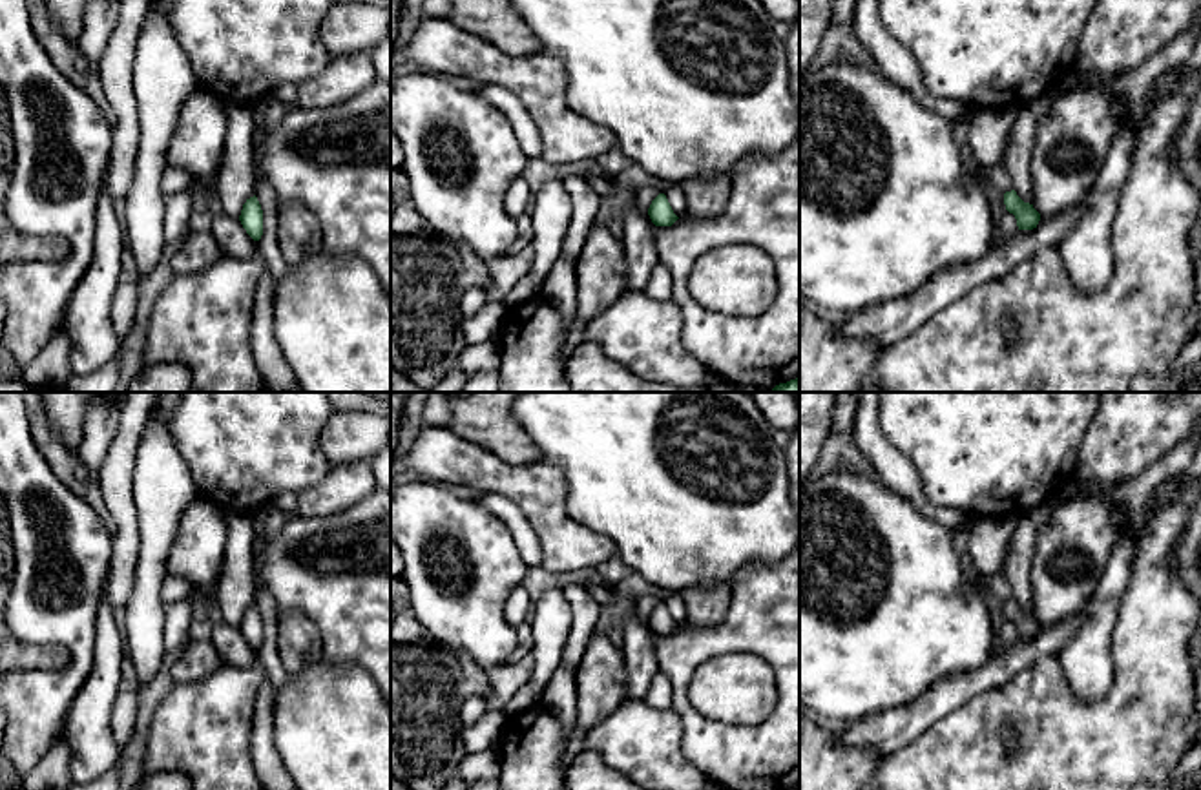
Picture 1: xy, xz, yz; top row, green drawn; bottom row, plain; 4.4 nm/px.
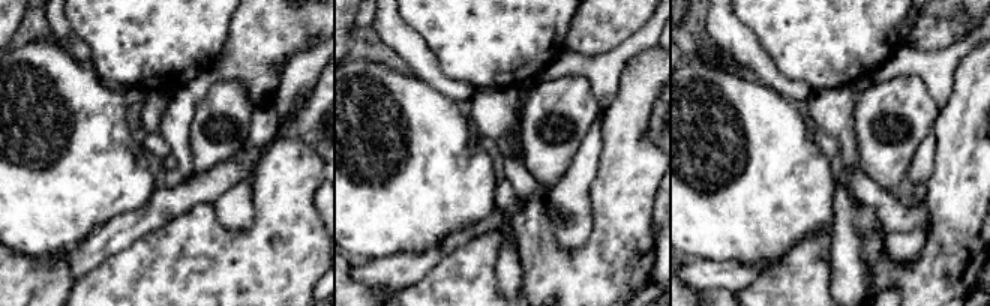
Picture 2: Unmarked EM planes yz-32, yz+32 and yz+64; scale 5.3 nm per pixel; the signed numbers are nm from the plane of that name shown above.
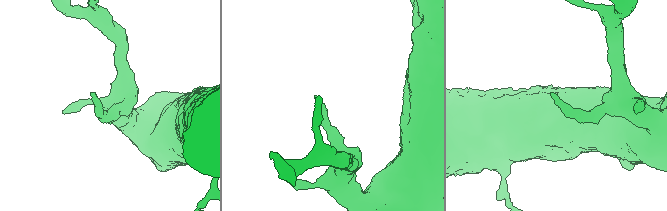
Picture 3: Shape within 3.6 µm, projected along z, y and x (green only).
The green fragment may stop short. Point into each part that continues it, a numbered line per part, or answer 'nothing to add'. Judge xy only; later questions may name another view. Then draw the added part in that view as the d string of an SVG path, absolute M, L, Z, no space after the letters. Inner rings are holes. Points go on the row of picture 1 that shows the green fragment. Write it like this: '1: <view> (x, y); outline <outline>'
nothing to add

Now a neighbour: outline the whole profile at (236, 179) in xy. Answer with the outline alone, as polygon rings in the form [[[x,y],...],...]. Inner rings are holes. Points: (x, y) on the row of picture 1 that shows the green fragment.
[[[221,100],[221,104],[226,111],[226,140],[214,192],[223,203],[223,212],[239,219],[243,204],[256,192],[256,117],[250,104],[228,100]]]

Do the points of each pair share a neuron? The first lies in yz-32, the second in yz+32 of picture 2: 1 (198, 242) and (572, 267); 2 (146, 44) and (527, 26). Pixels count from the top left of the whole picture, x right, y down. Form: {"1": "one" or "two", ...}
{"1": "one", "2": "one"}

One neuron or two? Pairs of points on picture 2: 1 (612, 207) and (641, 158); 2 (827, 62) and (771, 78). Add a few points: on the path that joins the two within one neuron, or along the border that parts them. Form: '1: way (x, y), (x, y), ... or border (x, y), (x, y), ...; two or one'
1: way (623, 195), (630, 170); one
2: border (762, 47), (785, 75), (801, 80), (812, 90); two

